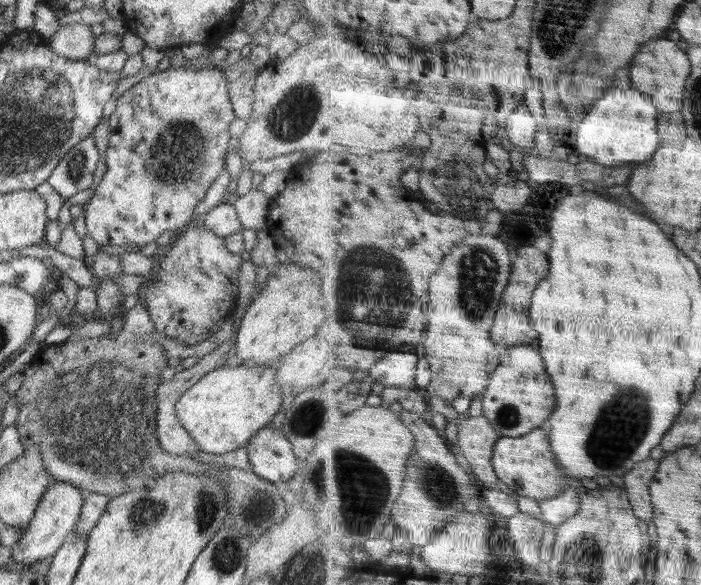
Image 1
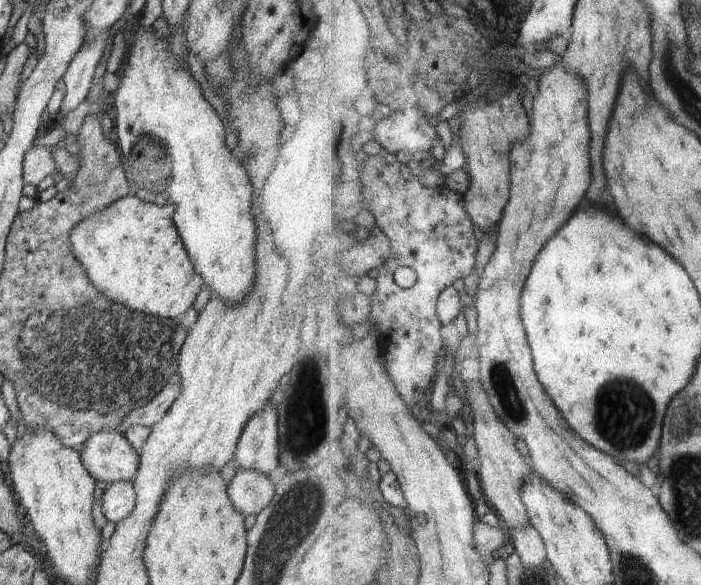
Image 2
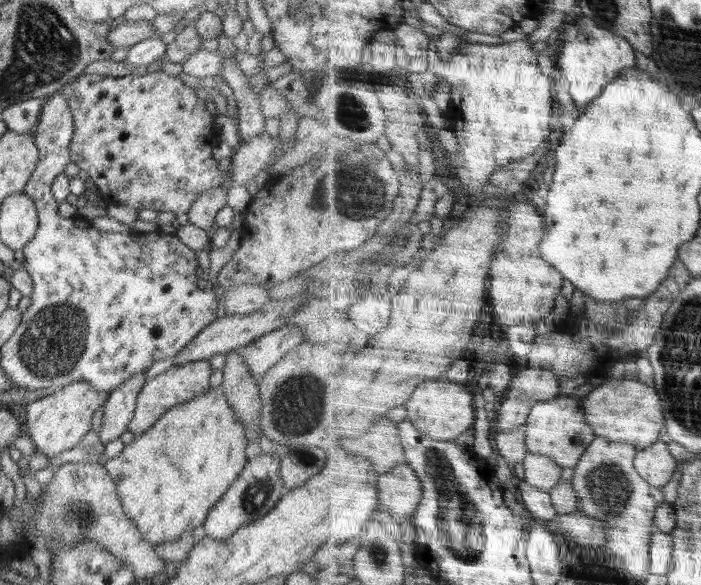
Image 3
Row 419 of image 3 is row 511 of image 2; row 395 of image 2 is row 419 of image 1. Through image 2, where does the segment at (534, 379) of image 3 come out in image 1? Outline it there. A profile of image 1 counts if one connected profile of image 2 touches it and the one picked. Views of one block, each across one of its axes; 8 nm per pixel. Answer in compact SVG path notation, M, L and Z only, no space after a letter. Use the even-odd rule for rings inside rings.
M484 414L470 417L459 423L459 443L473 472L482 478L484 489L496 488L494 483L501 478L493 464L495 447L502 438L500 431L492 426L491 420Z

